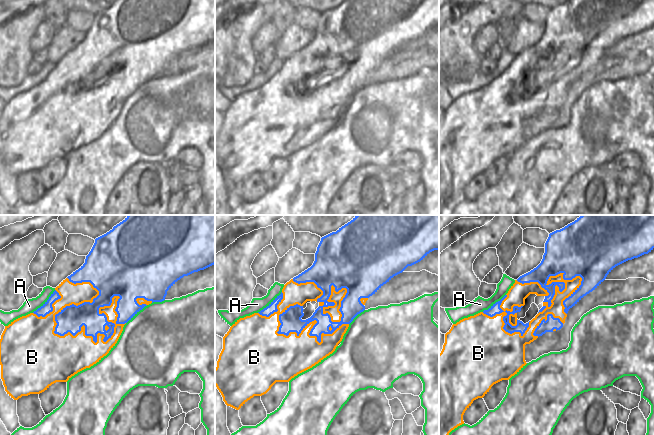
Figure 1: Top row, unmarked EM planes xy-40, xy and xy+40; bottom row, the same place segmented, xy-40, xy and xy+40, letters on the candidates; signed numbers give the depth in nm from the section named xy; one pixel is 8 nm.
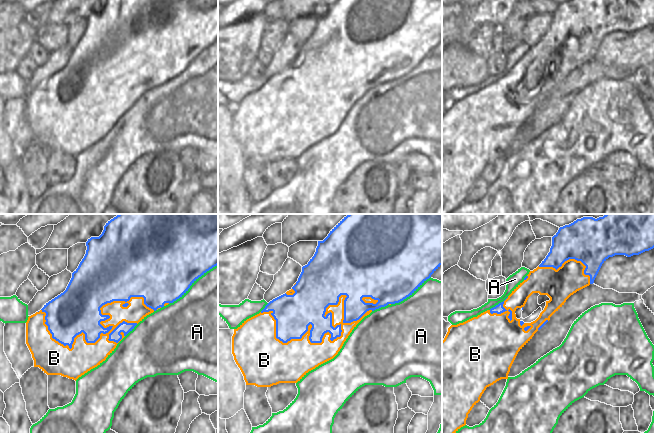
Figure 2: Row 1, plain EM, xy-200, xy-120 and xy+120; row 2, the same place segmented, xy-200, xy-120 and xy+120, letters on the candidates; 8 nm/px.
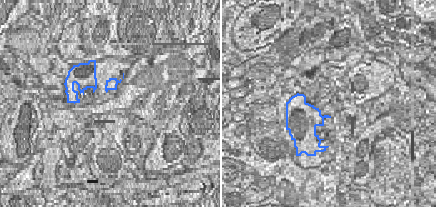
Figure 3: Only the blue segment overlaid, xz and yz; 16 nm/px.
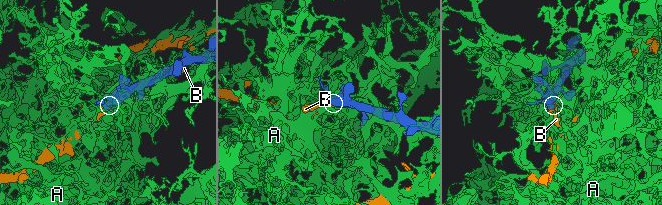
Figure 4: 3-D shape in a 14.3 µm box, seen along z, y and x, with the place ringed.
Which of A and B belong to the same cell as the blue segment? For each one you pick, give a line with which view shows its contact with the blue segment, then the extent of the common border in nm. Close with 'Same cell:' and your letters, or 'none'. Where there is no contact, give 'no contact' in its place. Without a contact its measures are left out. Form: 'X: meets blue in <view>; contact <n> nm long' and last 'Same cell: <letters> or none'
B: meets blue in xy-40; contact 600 nm long
Same cell: B

